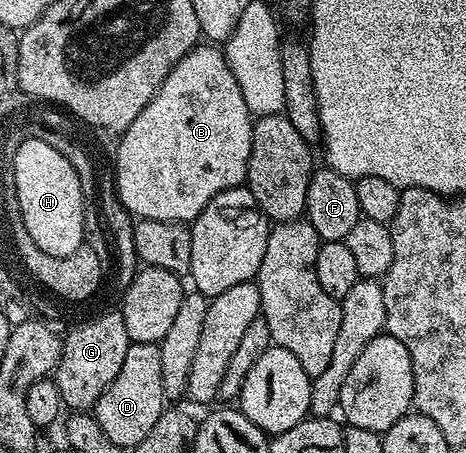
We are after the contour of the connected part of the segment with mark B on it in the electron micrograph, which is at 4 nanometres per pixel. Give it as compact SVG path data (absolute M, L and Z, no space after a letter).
M200 43L196 45L195 48L190 49L190 51L176 63L173 67L173 71L169 71L165 83L161 83L157 95L153 95L153 99L145 107L145 111L141 111L141 115L137 115L137 119L133 119L133 123L129 123L129 127L123 130L120 136L119 150L116 151L115 159L115 181L120 202L127 208L130 214L139 219L148 217L149 219L177 221L180 223L190 223L194 221L195 217L201 215L201 211L205 211L205 207L218 193L226 189L240 188L240 186L246 182L249 151L251 150L252 124L253 114L249 111L249 107L245 103L245 95L241 95L239 78L233 75L233 71L229 67L226 52L211 43Z

